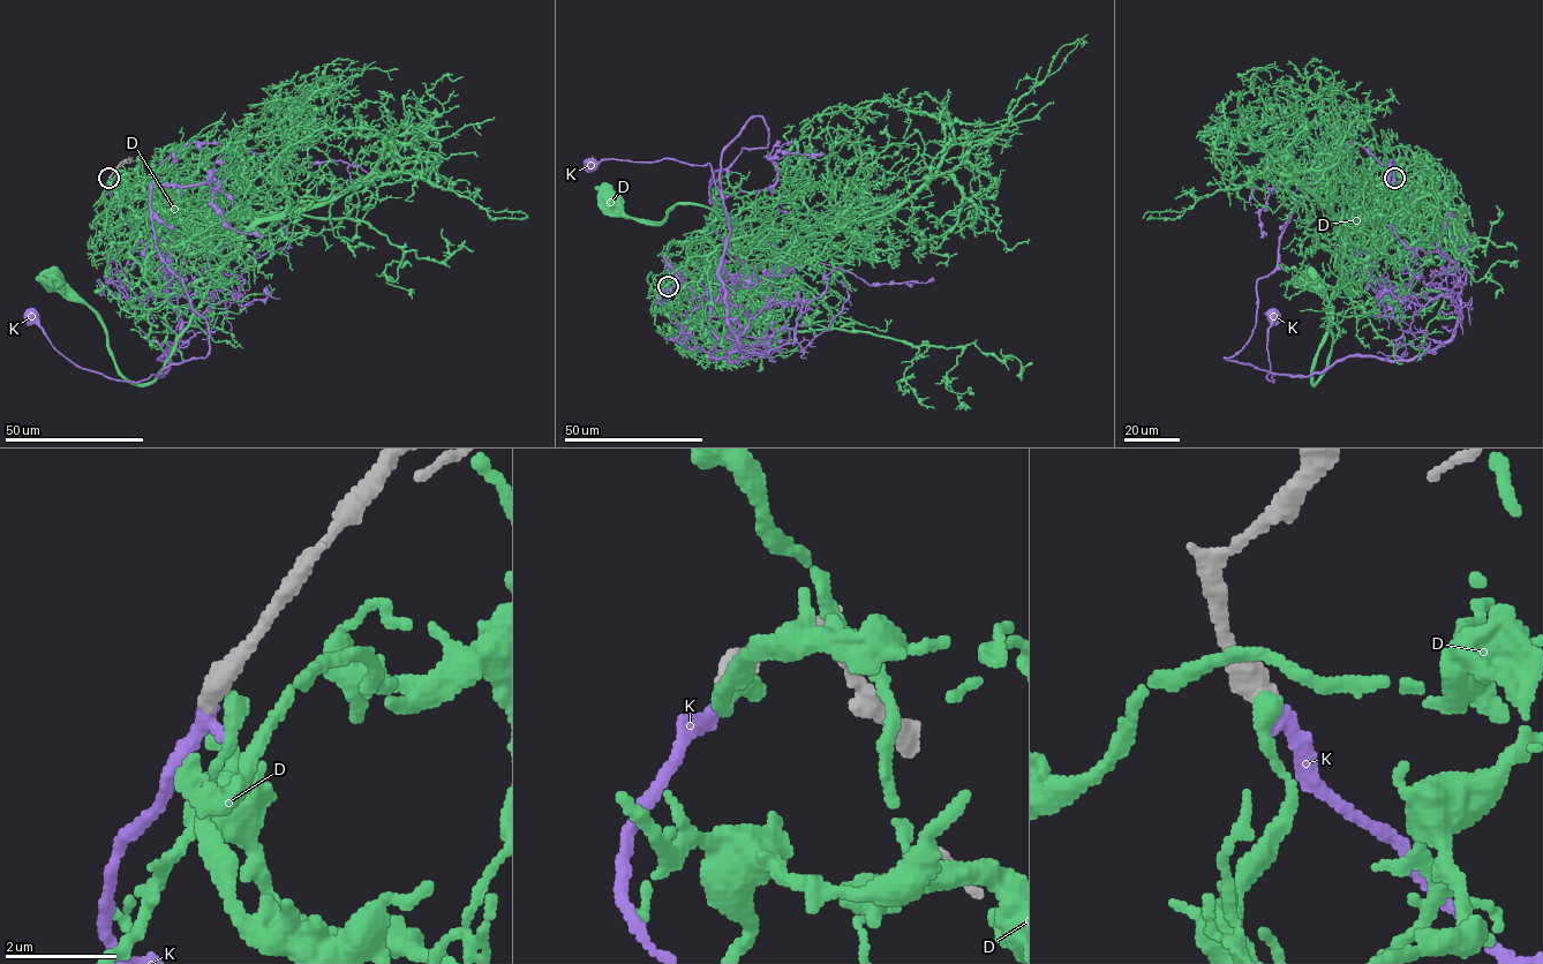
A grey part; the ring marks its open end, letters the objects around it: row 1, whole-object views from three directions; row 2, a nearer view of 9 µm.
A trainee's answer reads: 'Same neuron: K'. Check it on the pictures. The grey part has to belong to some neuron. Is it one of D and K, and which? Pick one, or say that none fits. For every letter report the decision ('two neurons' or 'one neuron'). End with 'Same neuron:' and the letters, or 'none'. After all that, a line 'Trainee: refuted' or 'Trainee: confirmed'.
D: two neurons
K: one neuron
Same neuron: K
Trainee: confirmed

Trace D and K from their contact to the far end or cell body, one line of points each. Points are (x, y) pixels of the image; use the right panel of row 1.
D: (1393, 178), (1395, 194), (1384, 185), (1382, 208), (1347, 241), (1314, 383), (1330, 308), (1309, 278)
K: (1393, 178), (1461, 246), (1466, 277), (1451, 337), (1408, 360), (1349, 356), (1273, 382), (1272, 314)

